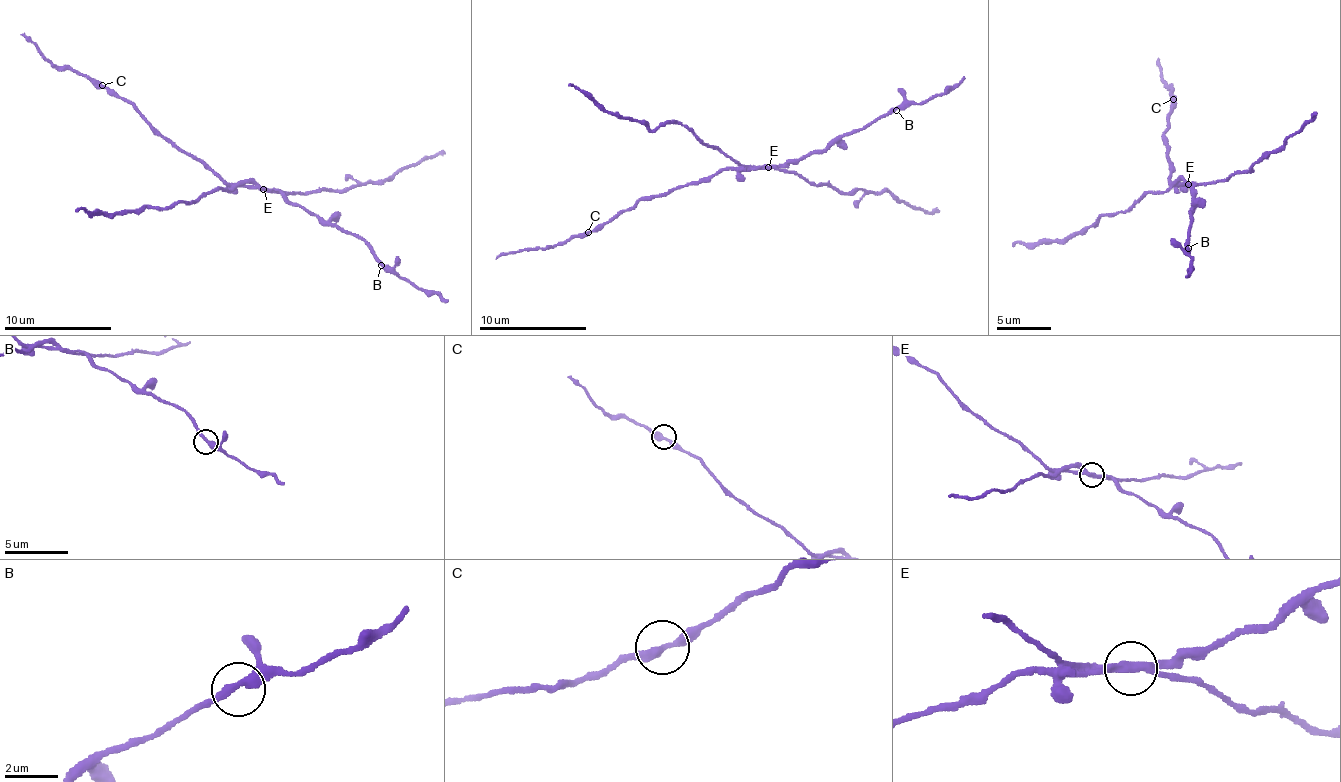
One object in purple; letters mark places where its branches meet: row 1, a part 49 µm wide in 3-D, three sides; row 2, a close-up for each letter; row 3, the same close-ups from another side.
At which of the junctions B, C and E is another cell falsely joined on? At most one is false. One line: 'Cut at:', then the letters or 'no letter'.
Cut at: E

